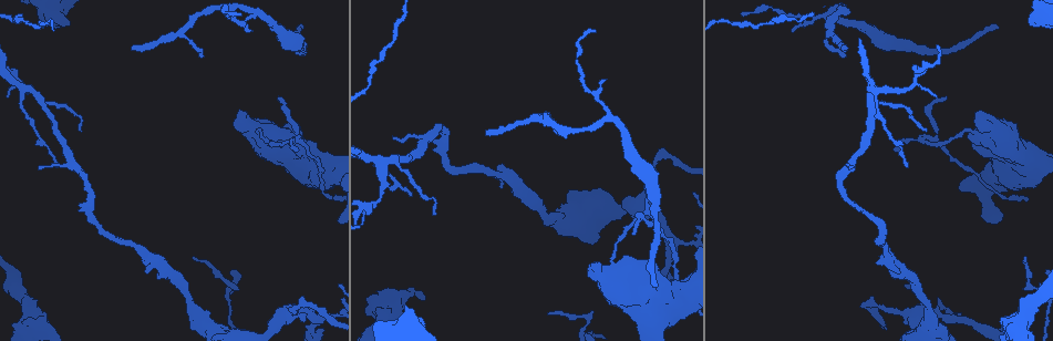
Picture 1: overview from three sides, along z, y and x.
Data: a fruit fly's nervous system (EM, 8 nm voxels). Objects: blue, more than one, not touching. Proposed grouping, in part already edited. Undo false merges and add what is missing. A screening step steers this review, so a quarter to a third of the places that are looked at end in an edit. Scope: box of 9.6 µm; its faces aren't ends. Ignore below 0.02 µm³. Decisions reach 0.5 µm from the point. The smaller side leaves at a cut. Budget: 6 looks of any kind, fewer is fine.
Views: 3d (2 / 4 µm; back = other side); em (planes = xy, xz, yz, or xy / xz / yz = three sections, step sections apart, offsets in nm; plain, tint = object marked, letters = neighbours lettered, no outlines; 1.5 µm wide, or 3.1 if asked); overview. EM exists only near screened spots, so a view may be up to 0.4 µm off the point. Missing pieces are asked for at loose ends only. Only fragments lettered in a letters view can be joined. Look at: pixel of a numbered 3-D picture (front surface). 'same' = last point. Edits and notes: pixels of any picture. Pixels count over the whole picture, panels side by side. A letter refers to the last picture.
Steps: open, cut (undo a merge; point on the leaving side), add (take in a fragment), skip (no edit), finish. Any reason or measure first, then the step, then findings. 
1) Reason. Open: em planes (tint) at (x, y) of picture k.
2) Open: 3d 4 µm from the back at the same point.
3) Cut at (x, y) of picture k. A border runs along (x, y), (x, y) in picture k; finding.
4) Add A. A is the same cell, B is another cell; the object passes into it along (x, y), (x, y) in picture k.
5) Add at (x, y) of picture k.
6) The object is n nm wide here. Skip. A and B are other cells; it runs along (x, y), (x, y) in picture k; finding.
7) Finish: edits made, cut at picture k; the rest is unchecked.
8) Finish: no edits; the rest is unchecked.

Sudden change in width. Open: em xz step 8 (tint) at (495, 176) of picture 1.

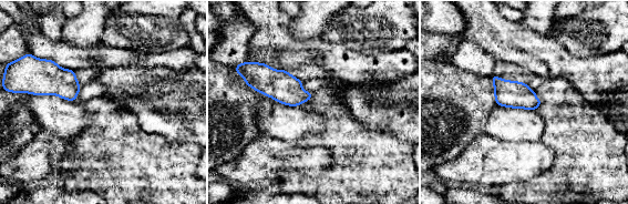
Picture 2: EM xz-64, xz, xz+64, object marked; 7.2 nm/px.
See the neighbours. Open: em xz step 8 (letters) at the same point.

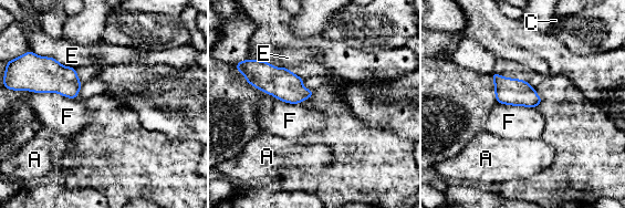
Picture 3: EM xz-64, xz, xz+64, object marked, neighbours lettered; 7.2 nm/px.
The object is 180 nm wide here. Skip. A, C, E and F are other cells; a border runs along (35, 92), (58, 92), (75, 100) in picture 3; one neuron here.

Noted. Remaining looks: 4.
Arms part here. Open: 3d 4 µm at (871, 92) of picture 1.

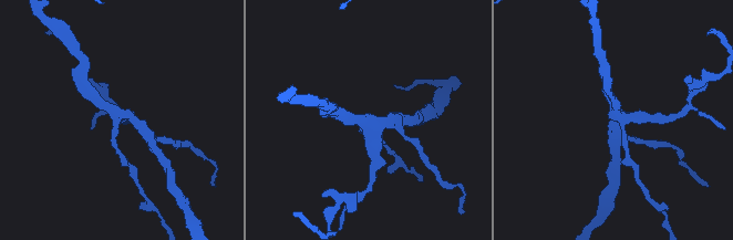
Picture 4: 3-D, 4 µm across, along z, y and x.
Need the tissue. Open: em xy step 4 (tint) at (617, 119) of picture 4.

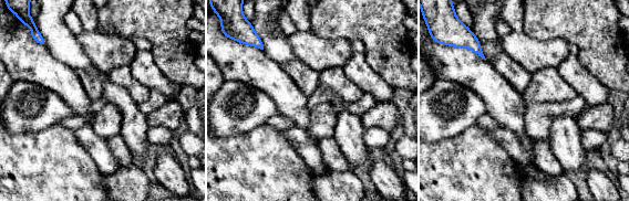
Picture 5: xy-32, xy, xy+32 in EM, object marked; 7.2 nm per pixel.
Open: em yz step 4 (letters) at the same point.

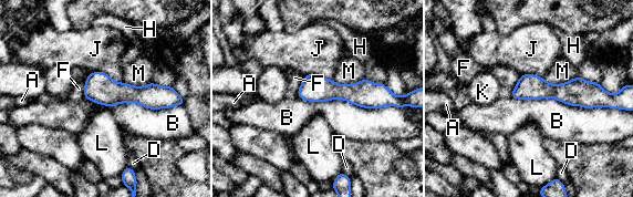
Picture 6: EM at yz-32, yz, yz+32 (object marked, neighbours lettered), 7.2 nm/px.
The object is 190 nm wide here; the longest contact is with B, 700 nm. Skip. A, B, D, F, H, J, K, L and M are other cells; continuous, no second neuron.

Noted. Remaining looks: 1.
Tapers out. Open: em planes (letters) at (595, 32) of picture 1.

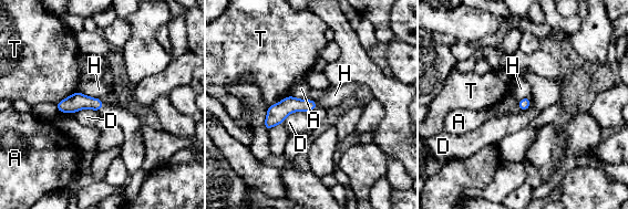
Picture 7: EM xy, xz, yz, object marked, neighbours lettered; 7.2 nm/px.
The longest contact is with D, 220 nm. Skip. A, D, H and T are other cells; a border runs along (307, 111), (291, 112), (281, 123) in picture 7; no lettered fragment goes on from it.

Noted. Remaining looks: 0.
Finish: no edits; the rest is unchecked.

